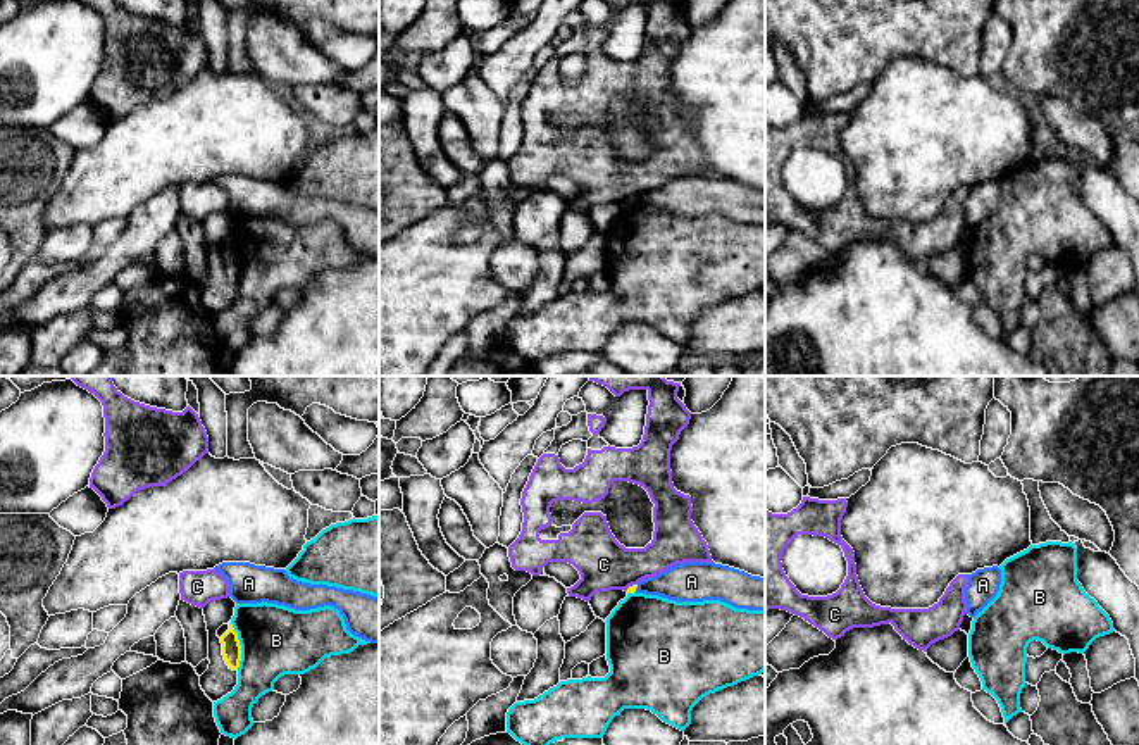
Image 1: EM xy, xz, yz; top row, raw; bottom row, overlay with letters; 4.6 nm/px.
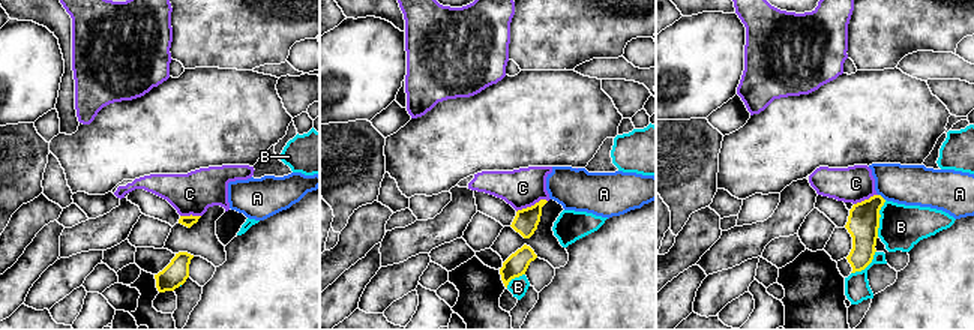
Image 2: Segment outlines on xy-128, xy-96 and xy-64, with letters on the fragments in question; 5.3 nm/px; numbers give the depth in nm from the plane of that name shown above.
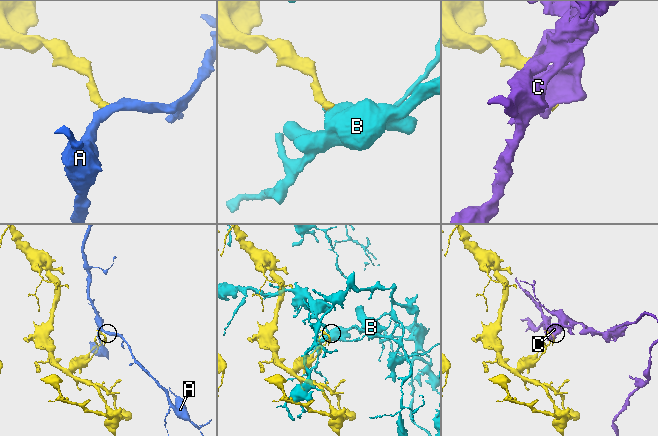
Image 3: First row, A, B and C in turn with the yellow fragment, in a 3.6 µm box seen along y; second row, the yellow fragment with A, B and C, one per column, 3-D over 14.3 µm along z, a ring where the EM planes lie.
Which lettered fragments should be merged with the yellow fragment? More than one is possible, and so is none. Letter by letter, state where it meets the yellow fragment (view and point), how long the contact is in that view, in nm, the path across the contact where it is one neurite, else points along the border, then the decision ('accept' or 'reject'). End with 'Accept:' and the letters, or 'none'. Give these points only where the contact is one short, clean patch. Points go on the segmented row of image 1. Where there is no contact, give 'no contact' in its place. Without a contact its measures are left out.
A: contact xz (636, 587); length 40 nm; border xz (638, 585), (634, 590); reject
B: contact xy (240, 647); length 220 nm; reject
C: contact xz (633, 585); length 70 nm; border xz (636, 583), (626, 590); reject
Accept: none

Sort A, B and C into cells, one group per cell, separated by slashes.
A / B / C

